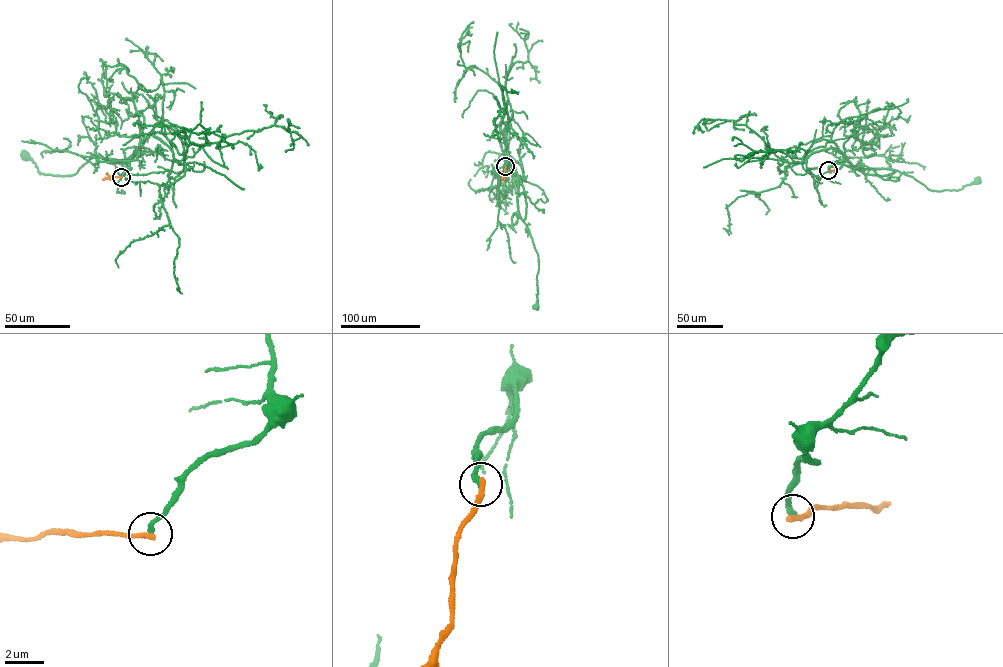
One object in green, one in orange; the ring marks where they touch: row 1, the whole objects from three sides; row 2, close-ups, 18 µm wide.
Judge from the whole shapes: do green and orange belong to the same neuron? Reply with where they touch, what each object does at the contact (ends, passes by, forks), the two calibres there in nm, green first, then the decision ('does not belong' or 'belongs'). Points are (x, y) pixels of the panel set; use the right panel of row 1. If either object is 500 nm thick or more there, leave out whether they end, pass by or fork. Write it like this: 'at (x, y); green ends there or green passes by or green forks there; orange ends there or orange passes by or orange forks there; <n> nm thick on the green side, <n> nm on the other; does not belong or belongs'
at (828, 170); green ends there; orange ends there; 240 nm thick on the green side, 280 nm on the other; belongs

